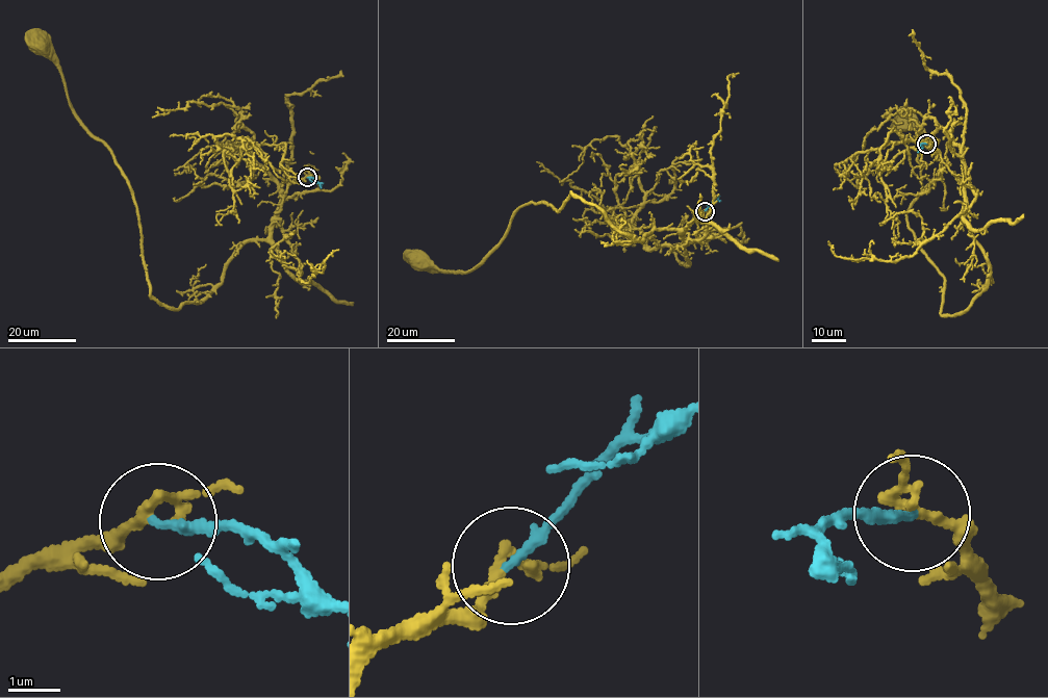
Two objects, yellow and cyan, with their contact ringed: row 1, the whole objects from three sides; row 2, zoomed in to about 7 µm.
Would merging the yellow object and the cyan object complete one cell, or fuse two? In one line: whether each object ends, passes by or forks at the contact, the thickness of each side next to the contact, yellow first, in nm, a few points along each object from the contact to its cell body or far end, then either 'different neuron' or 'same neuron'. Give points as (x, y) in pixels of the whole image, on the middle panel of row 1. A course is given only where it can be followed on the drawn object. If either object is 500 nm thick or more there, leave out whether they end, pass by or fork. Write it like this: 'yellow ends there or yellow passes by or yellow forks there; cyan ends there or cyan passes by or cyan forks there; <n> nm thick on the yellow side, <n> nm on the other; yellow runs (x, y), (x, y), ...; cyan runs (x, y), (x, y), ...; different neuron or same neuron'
yellow forks there; cyan ends there; 150 nm thick on the yellow side, 190 nm on the other; yellow runs (704, 211), (683, 236), (658, 228), (636, 240), (571, 191), (558, 212), (519, 207), (474, 269), (422, 261); cyan runs (704, 211), (719, 196); same neuron

